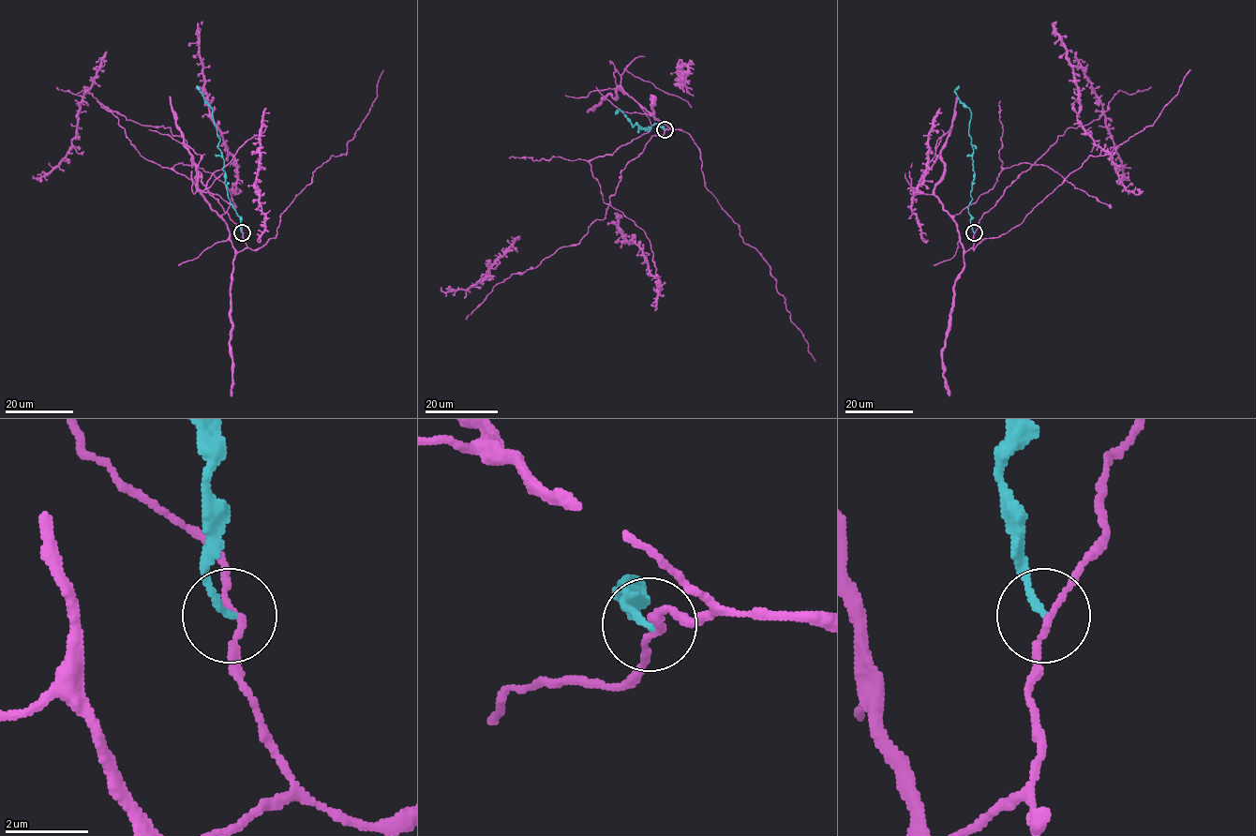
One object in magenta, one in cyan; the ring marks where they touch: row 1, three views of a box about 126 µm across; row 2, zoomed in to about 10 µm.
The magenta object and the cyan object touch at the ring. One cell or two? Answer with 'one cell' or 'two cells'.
two cells

